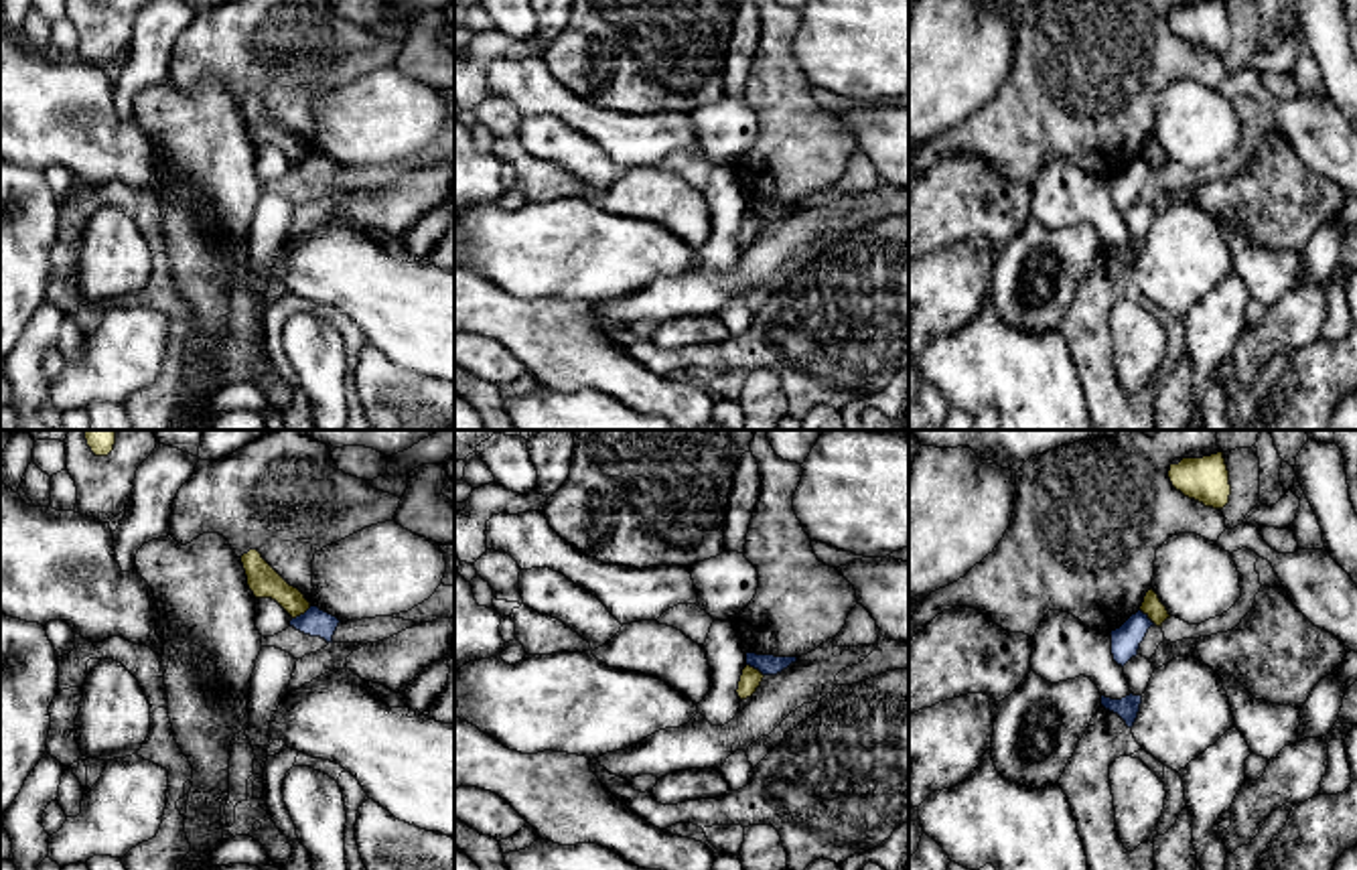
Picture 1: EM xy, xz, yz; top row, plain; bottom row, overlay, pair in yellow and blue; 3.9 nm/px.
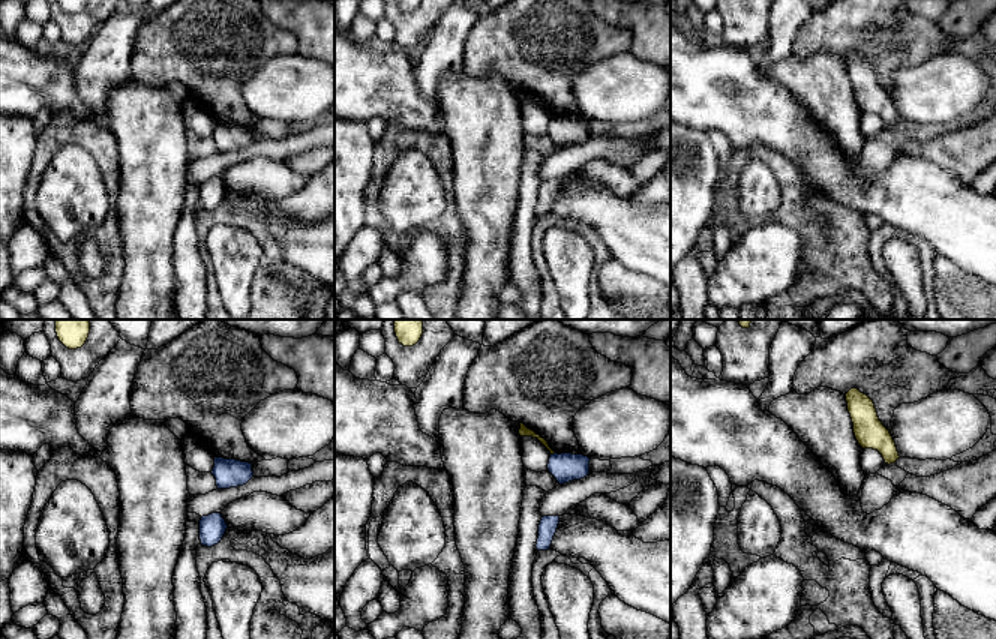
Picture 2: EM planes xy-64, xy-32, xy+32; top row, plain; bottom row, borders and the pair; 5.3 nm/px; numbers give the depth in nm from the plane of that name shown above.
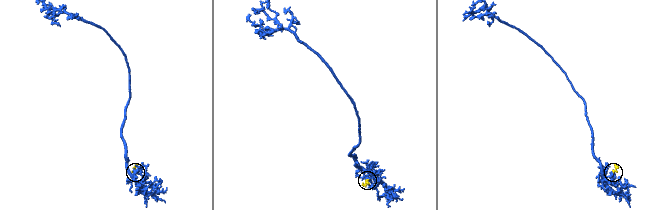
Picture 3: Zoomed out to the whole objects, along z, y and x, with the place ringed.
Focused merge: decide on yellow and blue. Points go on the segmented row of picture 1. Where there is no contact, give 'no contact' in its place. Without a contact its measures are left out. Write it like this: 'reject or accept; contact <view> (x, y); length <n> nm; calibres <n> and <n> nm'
reject; contact xy (301, 613); length 90 nm; calibres 120 and 110 nm

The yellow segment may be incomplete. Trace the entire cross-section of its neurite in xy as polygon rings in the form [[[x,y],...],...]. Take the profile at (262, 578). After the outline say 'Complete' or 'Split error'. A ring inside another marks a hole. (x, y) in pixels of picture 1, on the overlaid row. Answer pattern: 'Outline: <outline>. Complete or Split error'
Outline: [[[249,550],[241,556],[241,564],[247,576],[247,586],[256,598],[276,600],[292,619],[304,614],[310,602],[304,594],[290,586],[258,550]]]. Complete

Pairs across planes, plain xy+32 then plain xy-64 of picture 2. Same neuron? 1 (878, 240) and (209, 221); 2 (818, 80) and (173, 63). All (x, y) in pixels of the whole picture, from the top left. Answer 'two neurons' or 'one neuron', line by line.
1: one neuron
2: two neurons

